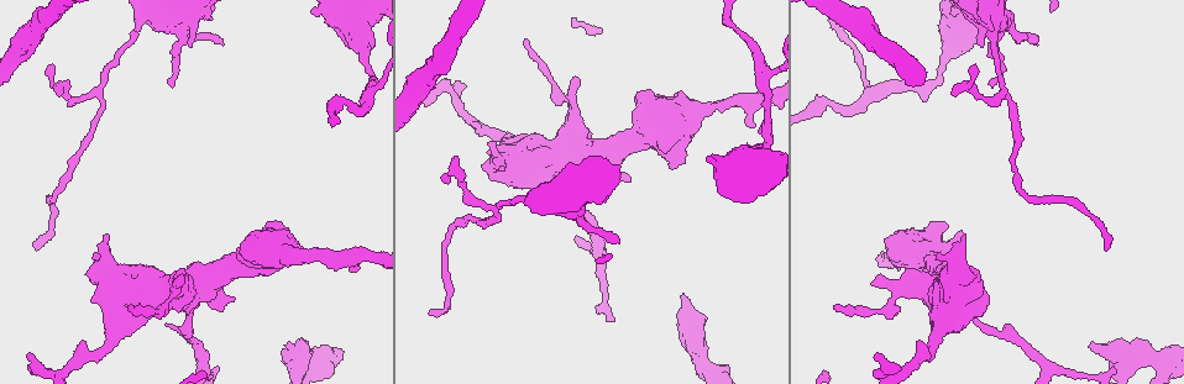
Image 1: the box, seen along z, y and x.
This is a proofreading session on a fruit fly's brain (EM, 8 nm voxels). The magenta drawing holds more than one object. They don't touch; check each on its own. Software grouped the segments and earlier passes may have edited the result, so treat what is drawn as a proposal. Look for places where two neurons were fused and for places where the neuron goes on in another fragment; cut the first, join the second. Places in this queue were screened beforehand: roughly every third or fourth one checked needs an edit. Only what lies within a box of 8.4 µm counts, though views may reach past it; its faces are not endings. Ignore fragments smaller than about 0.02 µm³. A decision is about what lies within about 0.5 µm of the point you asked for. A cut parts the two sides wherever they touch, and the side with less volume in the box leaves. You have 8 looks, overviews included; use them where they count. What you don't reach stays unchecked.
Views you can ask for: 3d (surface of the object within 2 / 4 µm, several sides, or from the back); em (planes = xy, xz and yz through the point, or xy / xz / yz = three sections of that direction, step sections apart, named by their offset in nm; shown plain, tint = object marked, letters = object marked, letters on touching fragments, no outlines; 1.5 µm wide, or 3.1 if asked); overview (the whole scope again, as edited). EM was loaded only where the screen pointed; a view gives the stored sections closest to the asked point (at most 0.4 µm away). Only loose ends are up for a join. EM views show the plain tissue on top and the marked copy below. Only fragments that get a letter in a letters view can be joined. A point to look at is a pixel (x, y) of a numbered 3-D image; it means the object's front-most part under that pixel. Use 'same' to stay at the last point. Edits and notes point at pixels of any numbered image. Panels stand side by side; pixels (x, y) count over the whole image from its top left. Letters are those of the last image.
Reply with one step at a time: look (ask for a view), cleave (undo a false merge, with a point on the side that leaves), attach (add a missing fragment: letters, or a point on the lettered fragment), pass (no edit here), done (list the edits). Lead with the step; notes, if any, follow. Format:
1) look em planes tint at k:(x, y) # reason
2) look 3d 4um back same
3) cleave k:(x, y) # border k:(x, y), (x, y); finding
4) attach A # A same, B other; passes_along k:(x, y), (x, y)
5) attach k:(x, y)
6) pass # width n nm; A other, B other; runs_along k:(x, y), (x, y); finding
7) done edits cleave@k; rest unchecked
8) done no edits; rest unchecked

look 3d 2um back at 1:(1090, 344) # free end

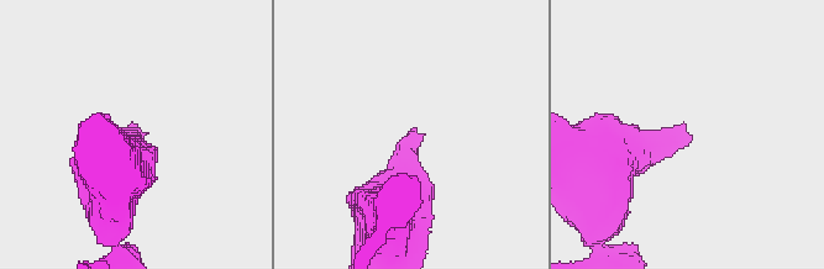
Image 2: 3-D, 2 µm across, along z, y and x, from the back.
look em xy step 8 tint at 2:(140, 133) # need the tissue

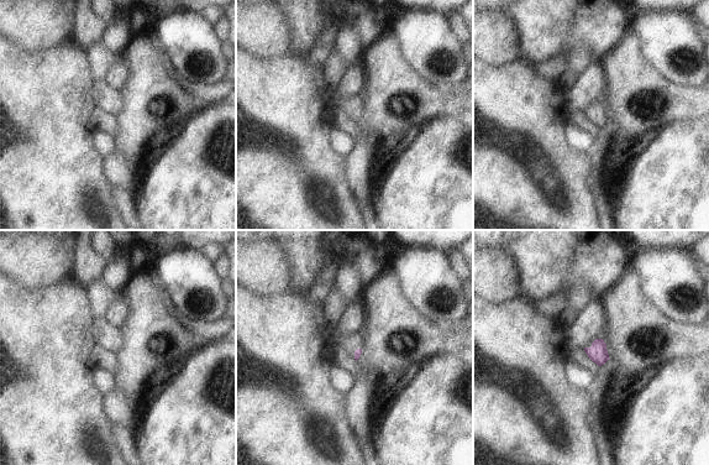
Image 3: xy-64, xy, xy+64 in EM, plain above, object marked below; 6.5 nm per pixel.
look em planes letters same # another direction

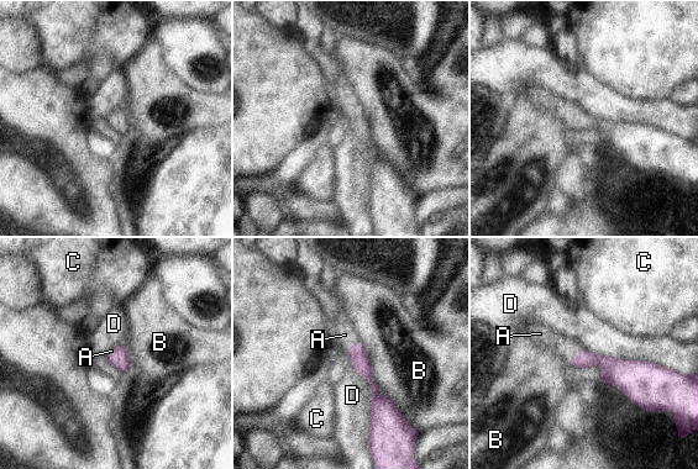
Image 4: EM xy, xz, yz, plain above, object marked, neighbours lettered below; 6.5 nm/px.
attach A # A same, B other, C other, D other; passes_along 4:(612, 369), (576, 356), (544, 335); the neuron continues

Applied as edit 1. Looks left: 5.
look overview # redraw

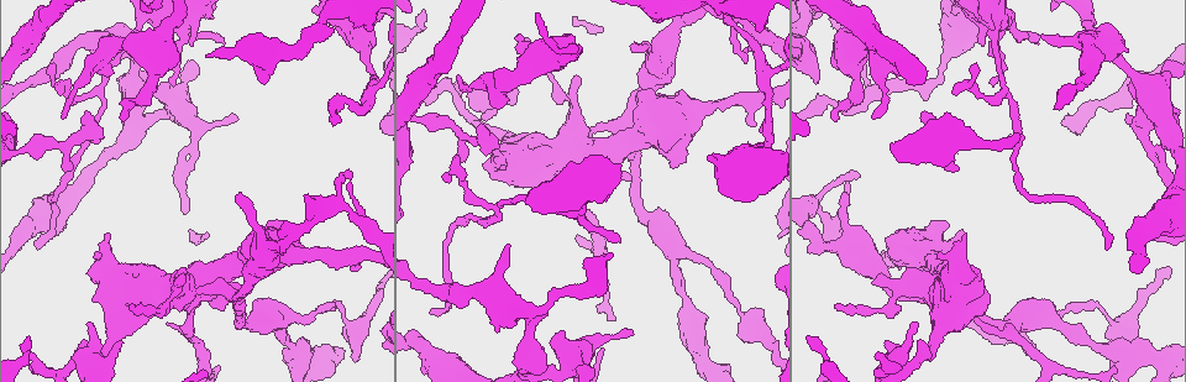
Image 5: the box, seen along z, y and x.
look em planes tint at 5:(958, 268) # thick turns thin

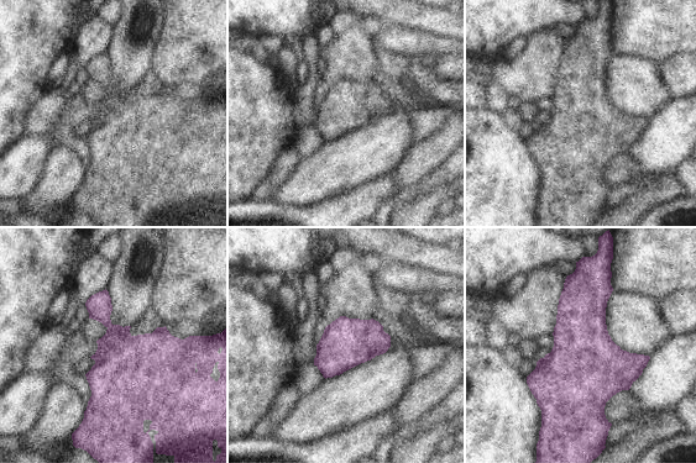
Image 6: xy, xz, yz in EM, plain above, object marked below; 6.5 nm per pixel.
look em planes letters same

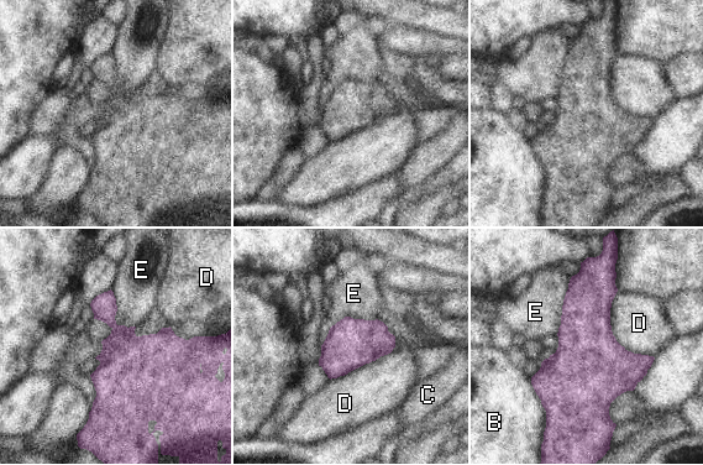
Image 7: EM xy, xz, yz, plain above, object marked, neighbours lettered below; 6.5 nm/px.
pass # B other, C other, D other, E other; border 7:(617, 291), (612, 334), (654, 358); continuous, no second neuron

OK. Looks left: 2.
look em planes letters at 5:(660, 22) # thick end

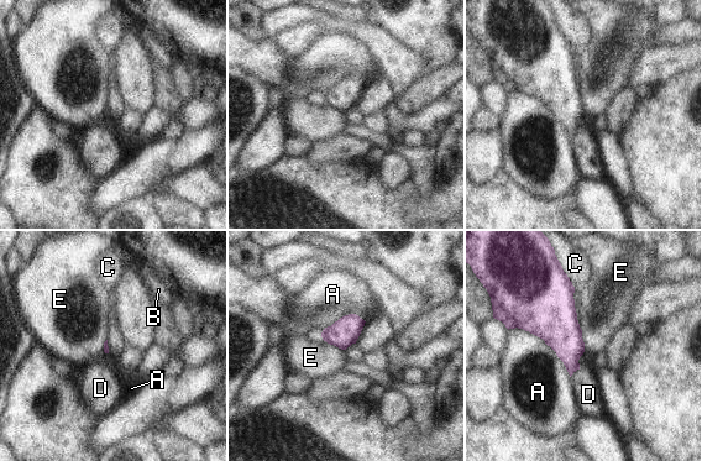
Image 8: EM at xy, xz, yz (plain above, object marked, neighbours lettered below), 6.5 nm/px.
attach D # A other, B other, C other, D same, E other; it goes on there

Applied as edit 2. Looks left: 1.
done edits attach@4, attach@8; rest unchecked

